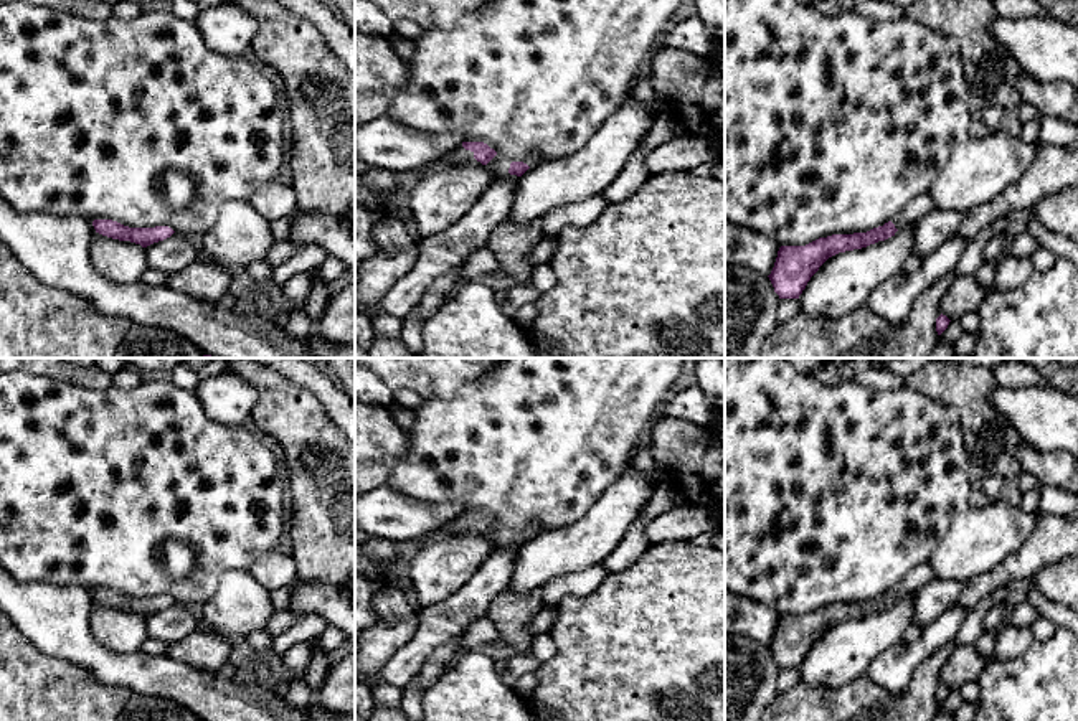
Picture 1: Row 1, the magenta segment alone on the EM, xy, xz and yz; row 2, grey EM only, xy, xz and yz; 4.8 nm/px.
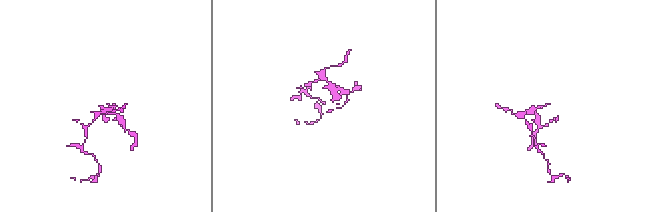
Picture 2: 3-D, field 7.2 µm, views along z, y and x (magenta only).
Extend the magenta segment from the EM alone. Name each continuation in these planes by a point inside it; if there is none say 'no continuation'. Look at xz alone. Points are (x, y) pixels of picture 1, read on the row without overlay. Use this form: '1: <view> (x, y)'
1: xz (459, 525)

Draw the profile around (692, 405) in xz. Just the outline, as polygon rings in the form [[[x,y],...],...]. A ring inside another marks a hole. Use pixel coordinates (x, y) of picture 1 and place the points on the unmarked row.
[[[695,383],[678,393],[672,401],[662,404],[659,409],[659,417],[678,417],[698,426],[708,426],[715,417],[715,409],[707,394]]]

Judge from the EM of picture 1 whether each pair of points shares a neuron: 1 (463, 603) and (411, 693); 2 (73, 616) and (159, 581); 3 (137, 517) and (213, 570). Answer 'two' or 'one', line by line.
1: two
2: two
3: one

